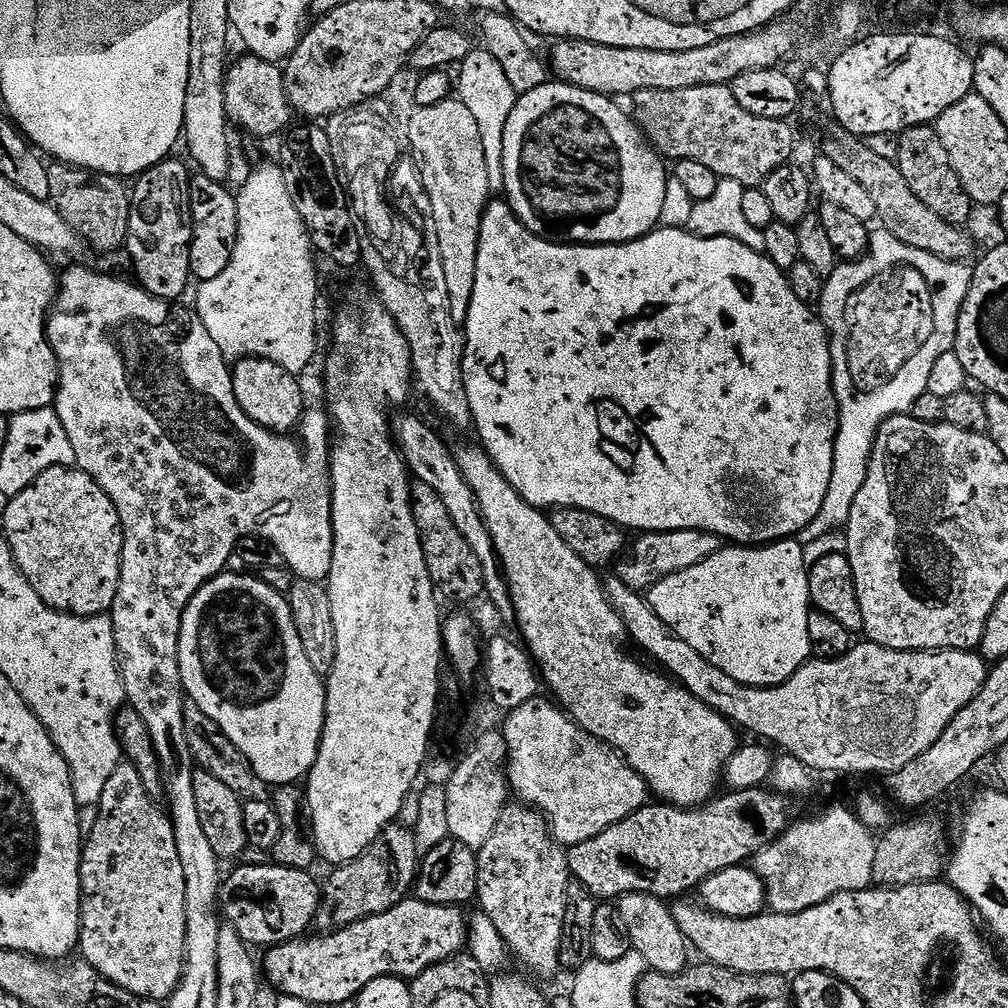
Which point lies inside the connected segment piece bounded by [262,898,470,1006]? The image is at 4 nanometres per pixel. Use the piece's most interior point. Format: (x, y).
(411, 937)

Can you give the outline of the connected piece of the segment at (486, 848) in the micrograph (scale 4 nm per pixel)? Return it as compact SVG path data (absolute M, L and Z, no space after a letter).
M505 808L494 834L479 848L476 861L479 911L490 918L509 953L532 972L557 971L570 873L568 853L552 839L549 821L534 808Z

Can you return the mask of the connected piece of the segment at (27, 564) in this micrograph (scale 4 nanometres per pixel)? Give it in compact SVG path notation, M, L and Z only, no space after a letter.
M75 466L46 470L22 494L9 499L2 524L18 570L46 606L79 617L111 613L120 585L124 527L110 497L86 473Z

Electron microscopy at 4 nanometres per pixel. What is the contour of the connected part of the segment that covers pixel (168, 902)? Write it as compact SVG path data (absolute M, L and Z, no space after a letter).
M121 762L106 782L92 833L87 833L80 853L80 942L78 952L111 984L141 1000L167 1001L184 977L186 950L186 878L178 859L172 822L142 786L138 770Z

